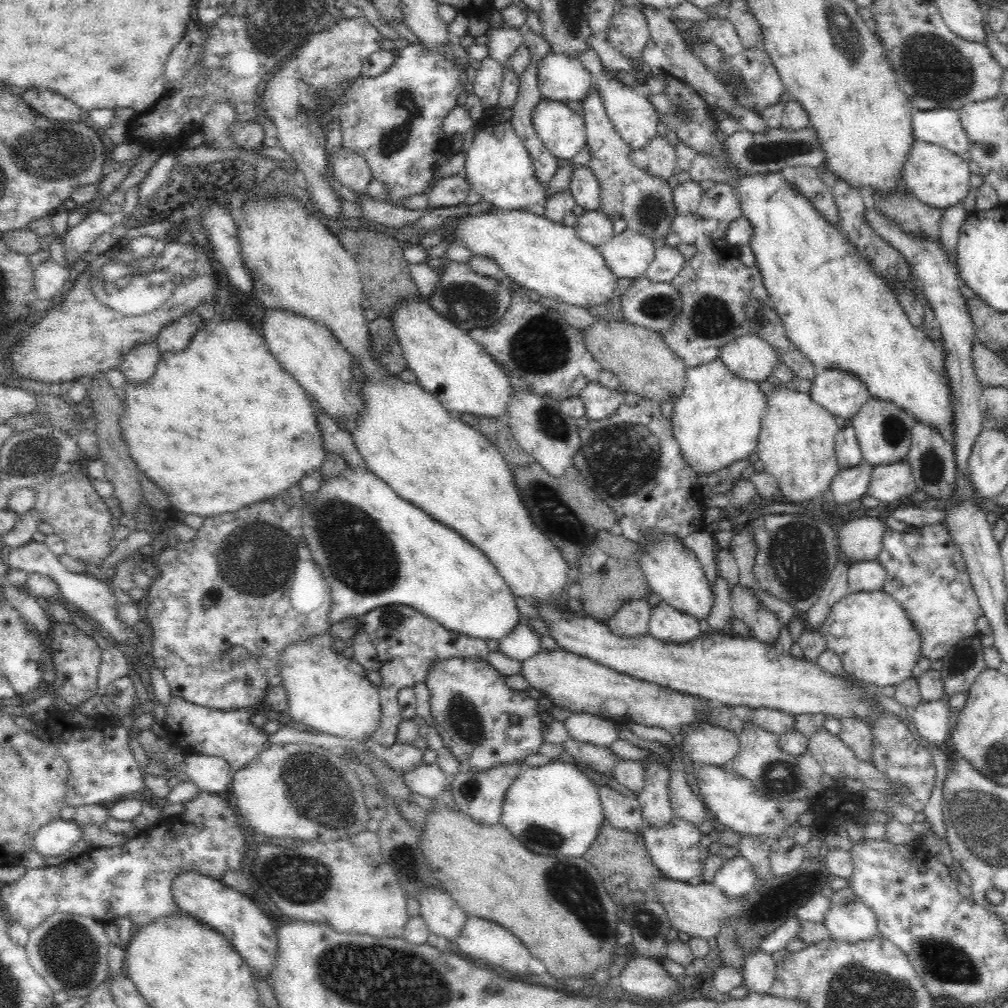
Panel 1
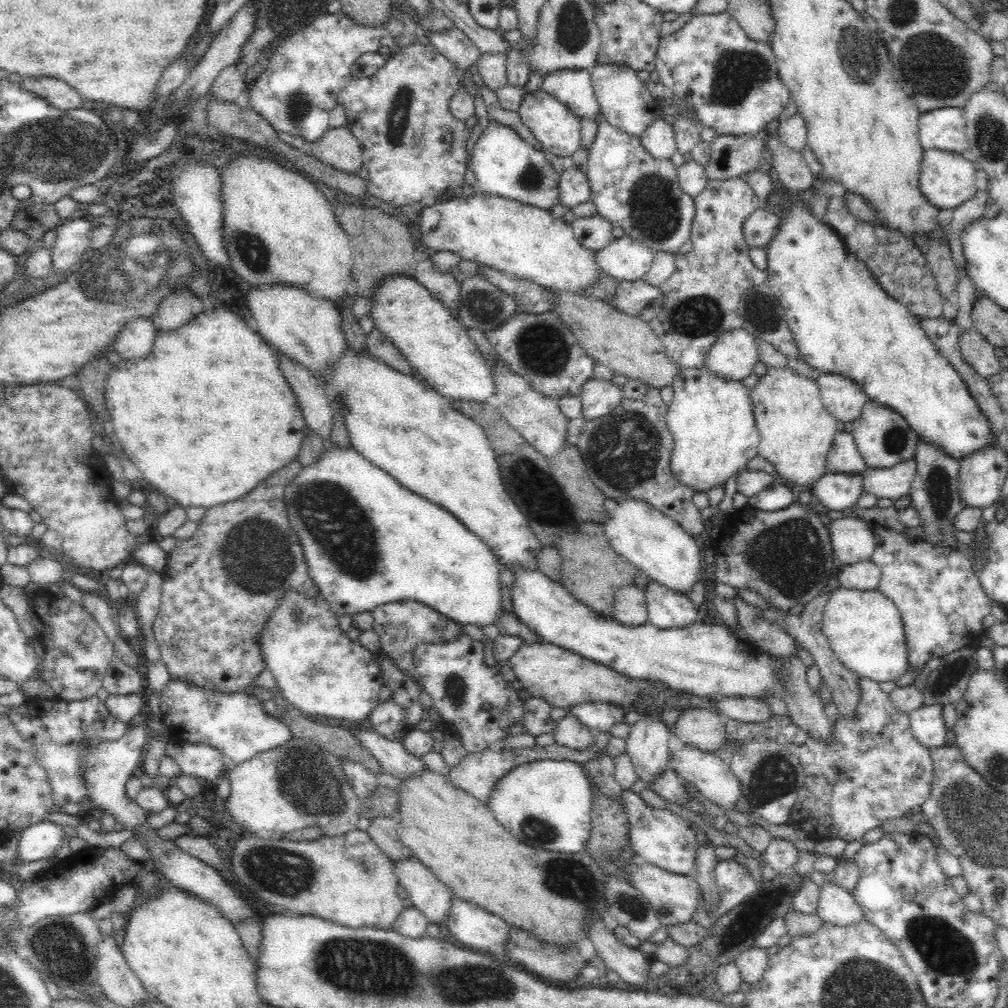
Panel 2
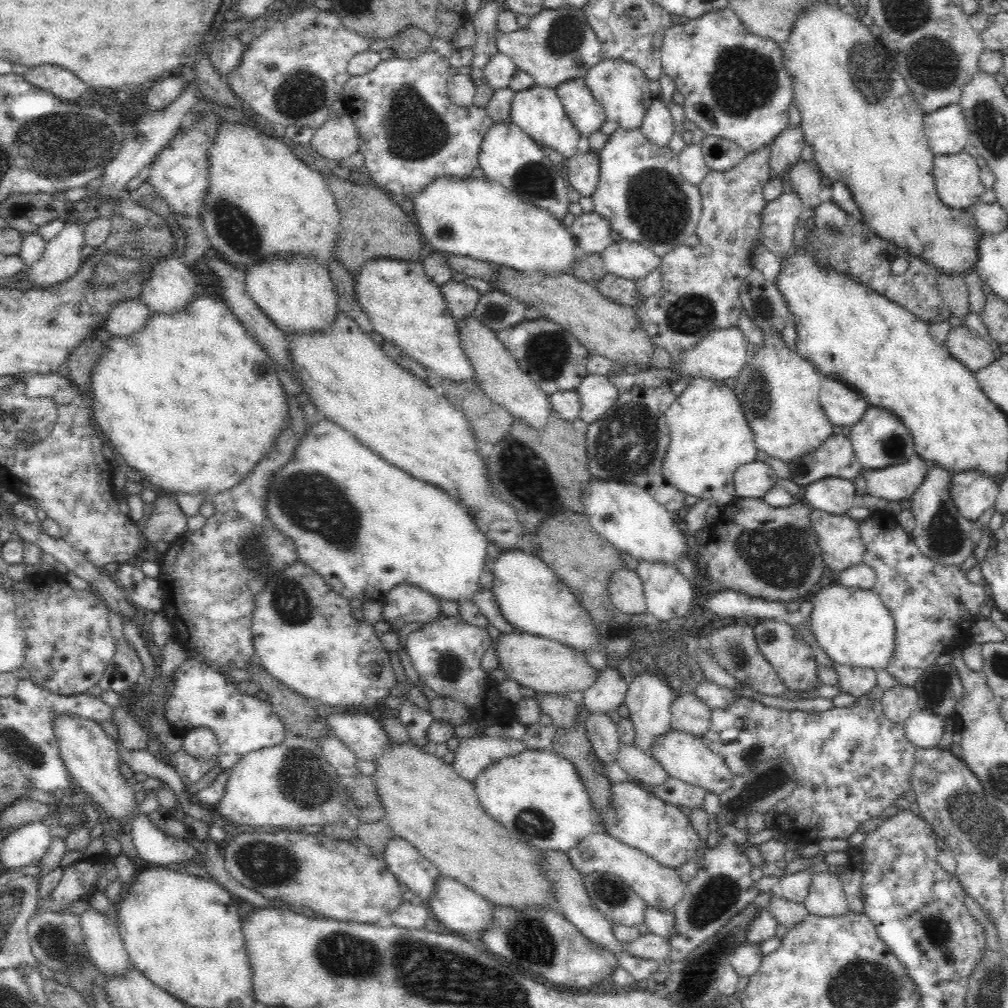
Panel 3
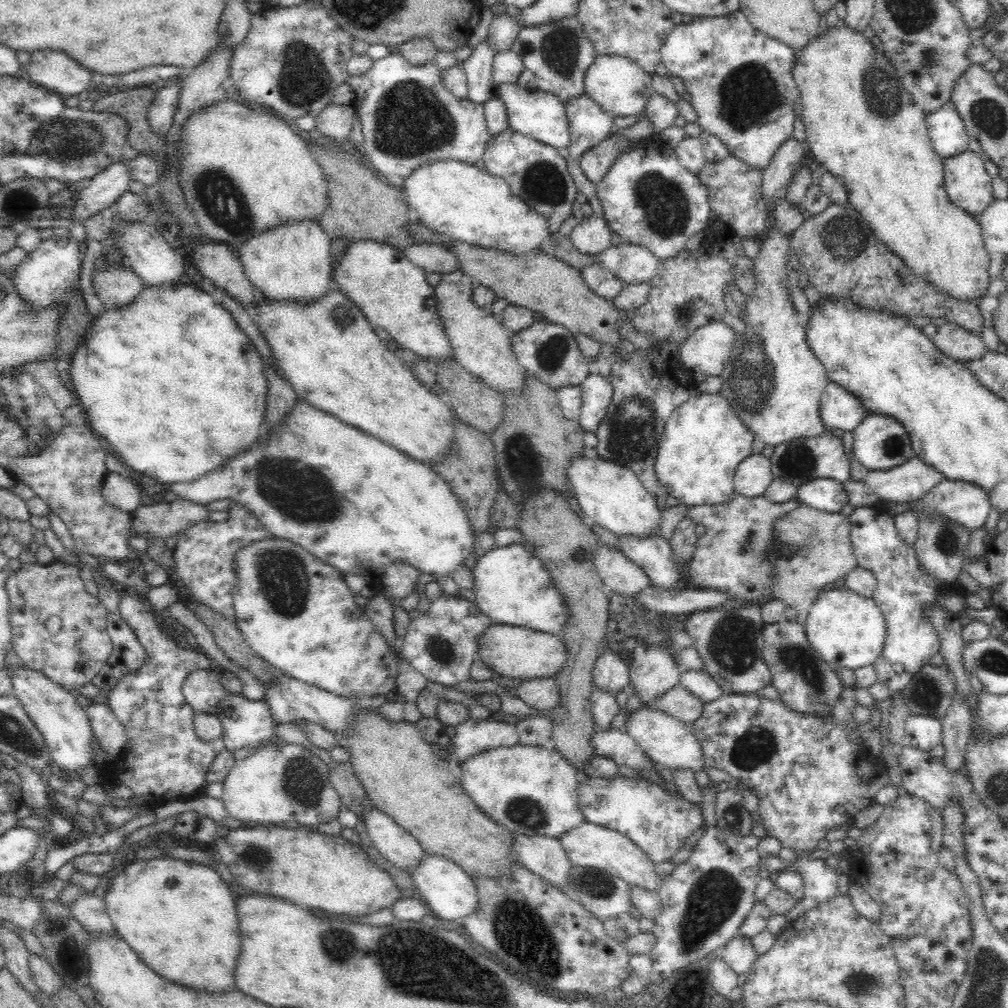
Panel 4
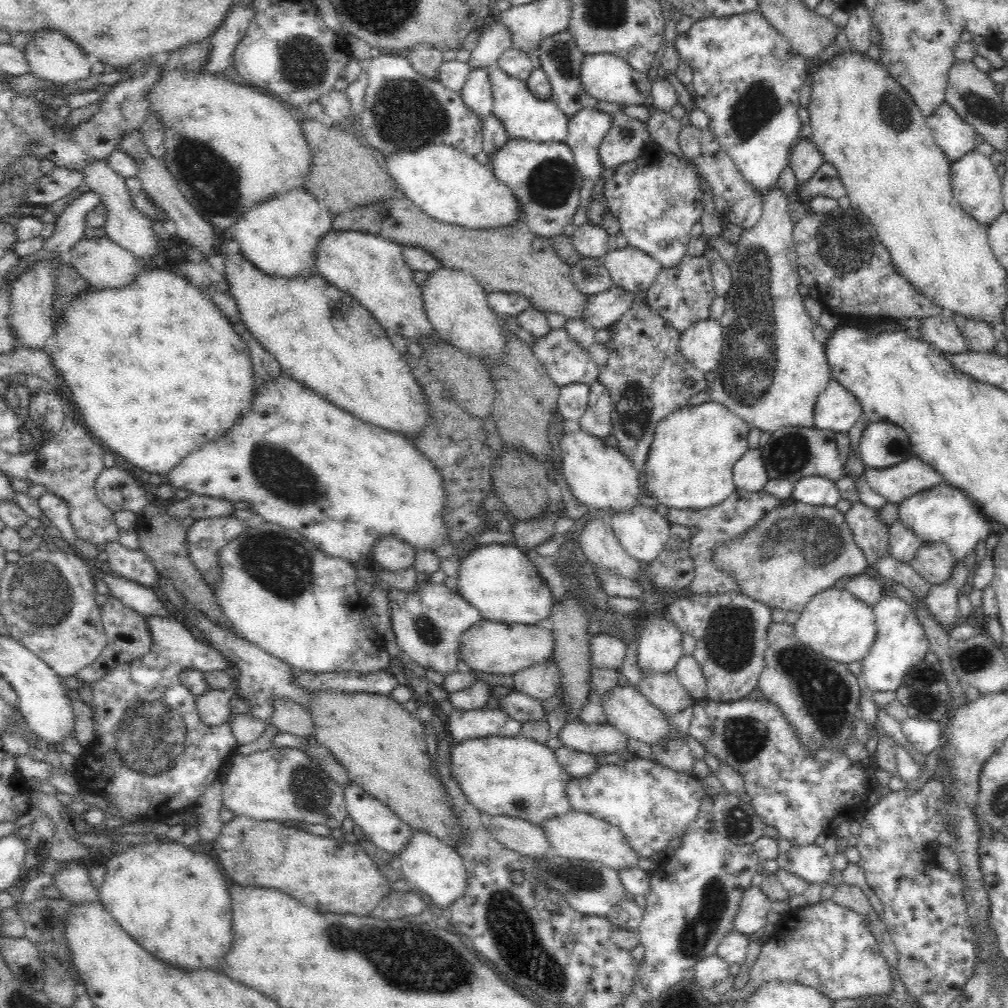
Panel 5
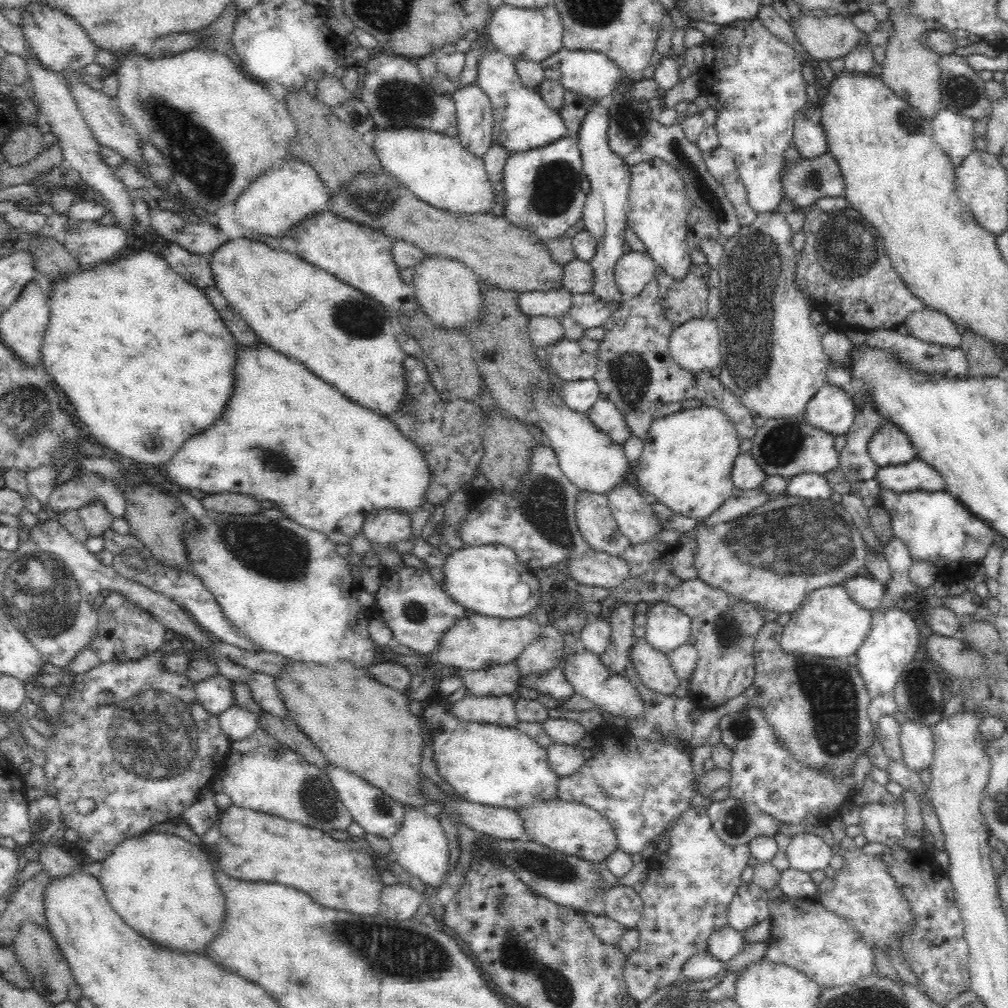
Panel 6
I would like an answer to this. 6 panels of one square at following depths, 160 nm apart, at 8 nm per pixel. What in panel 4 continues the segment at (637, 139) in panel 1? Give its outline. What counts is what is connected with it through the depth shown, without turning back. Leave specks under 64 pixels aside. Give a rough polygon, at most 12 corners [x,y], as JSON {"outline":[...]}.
{"outline":[[598,55],[585,92],[614,117],[642,117],[652,75]]}

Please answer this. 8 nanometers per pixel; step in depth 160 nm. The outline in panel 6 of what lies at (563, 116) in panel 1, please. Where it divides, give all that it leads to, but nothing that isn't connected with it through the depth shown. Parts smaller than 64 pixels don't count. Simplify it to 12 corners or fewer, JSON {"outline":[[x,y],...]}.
{"outline":[[485,48],[476,83],[493,140],[508,153],[568,135],[557,109],[522,84],[512,58]]}

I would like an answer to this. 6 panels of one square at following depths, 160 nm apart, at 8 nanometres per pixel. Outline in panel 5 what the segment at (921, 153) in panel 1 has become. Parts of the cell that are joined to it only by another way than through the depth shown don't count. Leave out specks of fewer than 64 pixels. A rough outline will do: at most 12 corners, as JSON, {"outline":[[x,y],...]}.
{"outline":[[975,149],[952,161],[952,193],[983,226],[1004,210],[1002,180]]}

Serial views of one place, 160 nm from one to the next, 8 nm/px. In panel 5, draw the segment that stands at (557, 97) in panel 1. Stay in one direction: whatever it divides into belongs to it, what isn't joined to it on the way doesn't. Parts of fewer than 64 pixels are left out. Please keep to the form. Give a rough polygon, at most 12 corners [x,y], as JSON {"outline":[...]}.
{"outline":[[590,107],[567,124],[565,144],[585,181],[598,182],[598,152],[614,115]]}

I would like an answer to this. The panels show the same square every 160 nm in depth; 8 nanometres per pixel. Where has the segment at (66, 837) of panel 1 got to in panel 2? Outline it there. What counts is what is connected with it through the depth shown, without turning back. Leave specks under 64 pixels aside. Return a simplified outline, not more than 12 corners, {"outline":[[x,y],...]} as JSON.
{"outline":[[50,820],[27,826],[19,860],[53,858],[66,841],[63,826]]}

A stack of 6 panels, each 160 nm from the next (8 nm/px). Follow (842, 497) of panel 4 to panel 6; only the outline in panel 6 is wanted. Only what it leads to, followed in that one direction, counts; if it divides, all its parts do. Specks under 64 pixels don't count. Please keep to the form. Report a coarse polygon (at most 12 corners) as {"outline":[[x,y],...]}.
{"outline":[[803,472],[788,479],[786,495],[830,499],[823,474]]}

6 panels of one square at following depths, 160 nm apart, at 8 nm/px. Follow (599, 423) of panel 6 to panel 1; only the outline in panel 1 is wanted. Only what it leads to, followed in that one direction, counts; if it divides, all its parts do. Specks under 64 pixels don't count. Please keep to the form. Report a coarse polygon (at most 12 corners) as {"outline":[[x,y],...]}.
{"outline":[[589,382],[581,392],[589,421],[608,418],[625,395]]}

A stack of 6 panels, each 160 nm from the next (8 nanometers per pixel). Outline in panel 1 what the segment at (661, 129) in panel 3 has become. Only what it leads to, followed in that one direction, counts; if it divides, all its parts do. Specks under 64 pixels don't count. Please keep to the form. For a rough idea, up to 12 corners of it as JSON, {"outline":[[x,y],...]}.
{"outline":[[656,136],[628,155],[652,177],[668,182],[677,171],[674,148]]}

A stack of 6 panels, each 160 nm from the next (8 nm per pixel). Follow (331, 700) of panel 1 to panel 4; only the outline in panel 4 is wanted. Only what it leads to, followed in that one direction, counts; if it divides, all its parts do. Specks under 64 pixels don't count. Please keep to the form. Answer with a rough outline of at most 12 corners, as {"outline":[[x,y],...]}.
{"outline":[[239,550],[237,628],[272,669],[352,700],[394,652],[336,567]]}

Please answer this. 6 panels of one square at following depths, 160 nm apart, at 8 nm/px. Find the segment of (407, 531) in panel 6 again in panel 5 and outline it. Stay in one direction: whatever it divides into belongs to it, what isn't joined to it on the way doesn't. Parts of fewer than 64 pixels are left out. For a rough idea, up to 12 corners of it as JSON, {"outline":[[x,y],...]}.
{"outline":[[398,537],[375,542],[379,571],[414,568],[416,551]]}

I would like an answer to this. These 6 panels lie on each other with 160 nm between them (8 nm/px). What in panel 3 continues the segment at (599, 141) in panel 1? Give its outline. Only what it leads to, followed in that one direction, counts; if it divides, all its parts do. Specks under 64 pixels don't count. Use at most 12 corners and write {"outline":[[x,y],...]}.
{"outline":[[640,129],[597,156],[593,211],[662,258],[695,234],[699,188]]}

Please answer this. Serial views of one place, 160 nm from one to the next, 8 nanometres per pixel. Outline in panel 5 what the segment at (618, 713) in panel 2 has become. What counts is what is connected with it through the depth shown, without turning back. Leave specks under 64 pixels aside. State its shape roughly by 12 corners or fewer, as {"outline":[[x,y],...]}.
{"outline":[[596,634],[592,667],[622,672],[627,646],[610,634]]}

